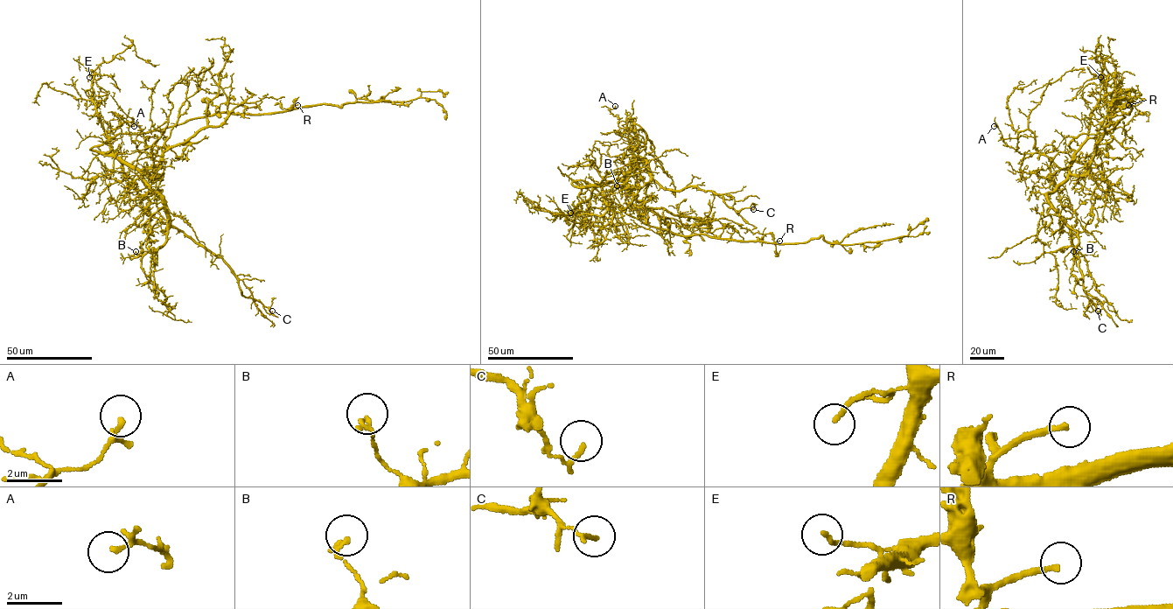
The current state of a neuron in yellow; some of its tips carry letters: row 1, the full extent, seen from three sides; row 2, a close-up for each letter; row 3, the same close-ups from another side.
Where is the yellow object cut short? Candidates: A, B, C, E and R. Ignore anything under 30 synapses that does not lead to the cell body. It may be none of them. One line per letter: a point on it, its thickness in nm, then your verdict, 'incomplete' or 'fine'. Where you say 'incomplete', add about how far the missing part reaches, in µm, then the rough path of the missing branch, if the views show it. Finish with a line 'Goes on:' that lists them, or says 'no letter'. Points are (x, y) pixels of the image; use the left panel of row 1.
A: place (134, 126); calibre 100 nm; fine
B: place (136, 251); calibre 170 nm; fine
C: place (272, 311); calibre 110 nm; fine
E: place (89, 77); calibre 150 nm; fine
R: place (297, 105); calibre 190 nm; incomplete; missing 9 µm
Goes on: R

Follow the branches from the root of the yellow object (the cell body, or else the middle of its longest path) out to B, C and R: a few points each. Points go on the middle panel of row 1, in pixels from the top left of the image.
B: (687, 217), (647, 208), (637, 199), (624, 178), (633, 164), (642, 159), (650, 180), (639, 188), (617, 185)
C: (687, 217), (637, 199), (624, 180), (637, 161), (665, 188), (696, 186), (735, 210), (753, 209)
R: (687, 217), (721, 221), (722, 227), (701, 232), (714, 237), (766, 242), (779, 241)

